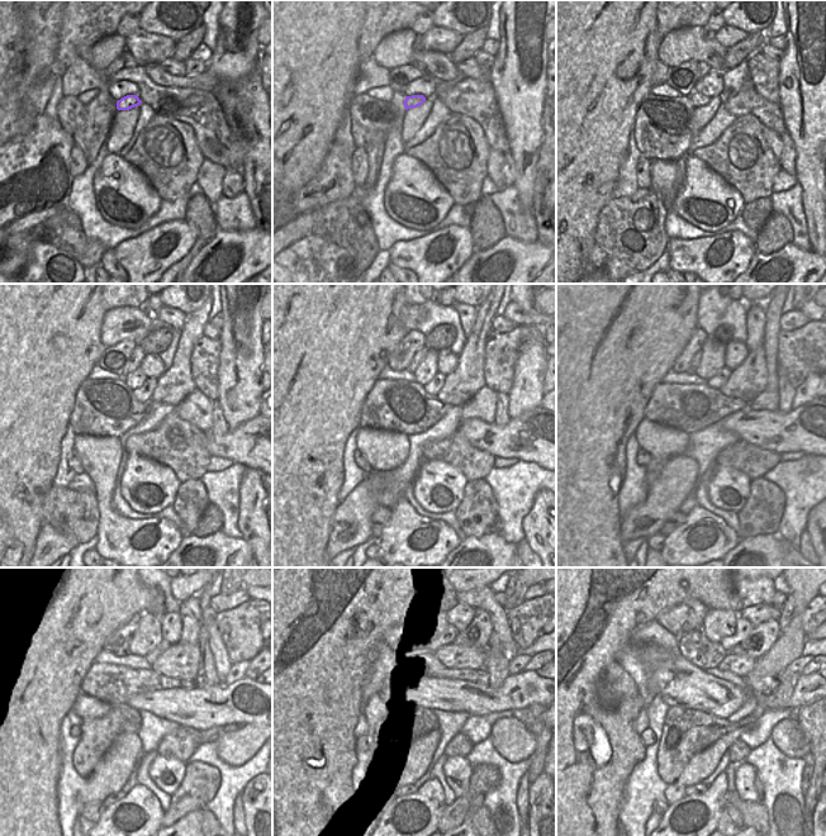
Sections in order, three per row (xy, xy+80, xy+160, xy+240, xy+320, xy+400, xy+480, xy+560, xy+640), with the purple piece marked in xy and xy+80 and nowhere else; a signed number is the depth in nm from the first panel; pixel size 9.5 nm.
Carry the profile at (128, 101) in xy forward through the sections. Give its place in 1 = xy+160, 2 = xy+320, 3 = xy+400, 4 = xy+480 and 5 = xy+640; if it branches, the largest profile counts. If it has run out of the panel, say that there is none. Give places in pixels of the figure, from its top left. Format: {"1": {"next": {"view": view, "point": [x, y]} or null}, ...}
{"1": {"next": {"view": "xy+160", "point": [697, 99]}}, "2": {"next": {"view": "xy+320", "point": [427, 369]}}, "3": {"next": {"view": "xy+400", "point": [712, 360]}}, "4": {"next": {"view": "xy+480", "point": [147, 636]}}, "5": {"next": {"view": "xy+640", "point": [718, 623]}}}

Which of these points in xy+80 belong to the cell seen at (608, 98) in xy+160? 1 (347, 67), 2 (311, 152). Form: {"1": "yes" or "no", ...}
{"1": "yes", "2": "yes"}

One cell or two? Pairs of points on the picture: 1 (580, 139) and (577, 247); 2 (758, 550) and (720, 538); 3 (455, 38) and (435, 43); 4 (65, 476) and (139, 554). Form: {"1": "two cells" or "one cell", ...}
{"1": "one cell", "2": "two cells", "3": "one cell", "4": "two cells"}

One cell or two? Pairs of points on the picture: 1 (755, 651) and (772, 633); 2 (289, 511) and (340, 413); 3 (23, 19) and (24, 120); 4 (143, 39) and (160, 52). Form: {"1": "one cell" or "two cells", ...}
{"1": "one cell", "2": "one cell", "3": "one cell", "4": "one cell"}

